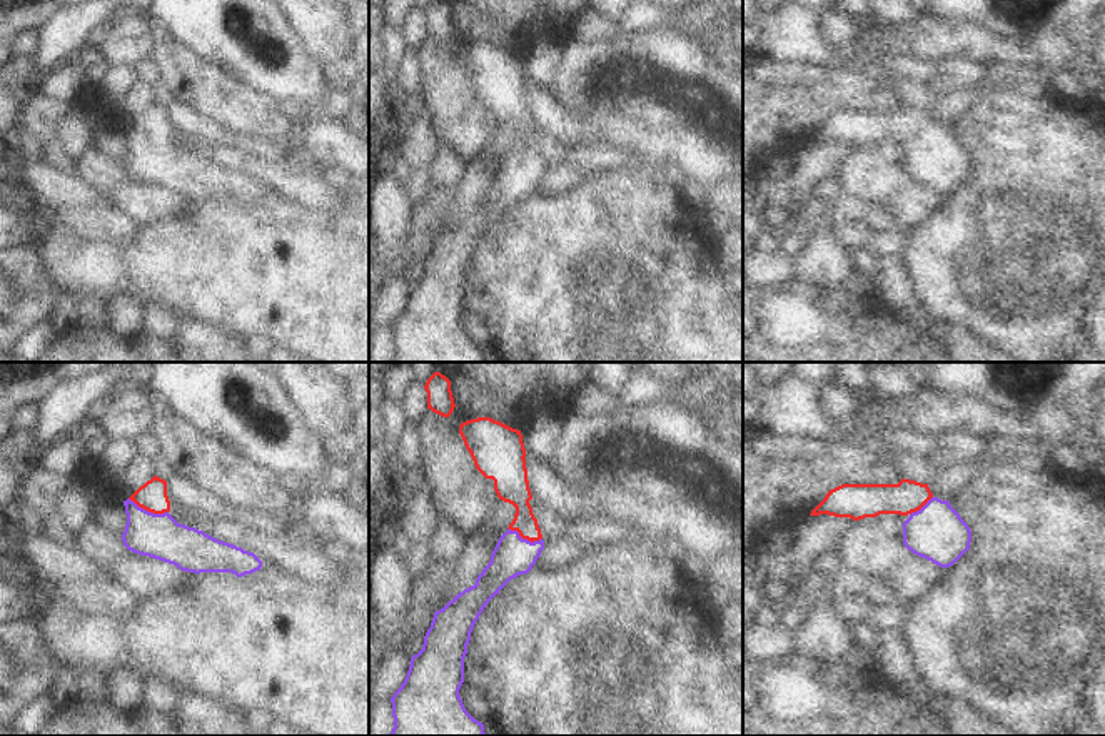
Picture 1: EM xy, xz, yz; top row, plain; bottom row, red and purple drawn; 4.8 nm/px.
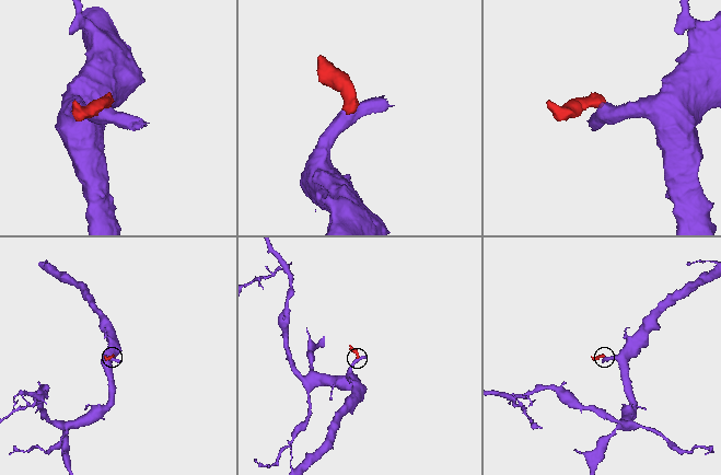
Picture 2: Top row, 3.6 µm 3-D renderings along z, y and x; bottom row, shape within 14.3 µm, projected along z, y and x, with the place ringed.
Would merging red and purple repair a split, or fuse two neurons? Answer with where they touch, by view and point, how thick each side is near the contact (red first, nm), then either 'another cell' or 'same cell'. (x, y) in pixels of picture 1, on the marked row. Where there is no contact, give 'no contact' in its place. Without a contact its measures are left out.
meets red in xy at (149, 511); 140 nm thick on the red side, 220 nm on the other; same cell

